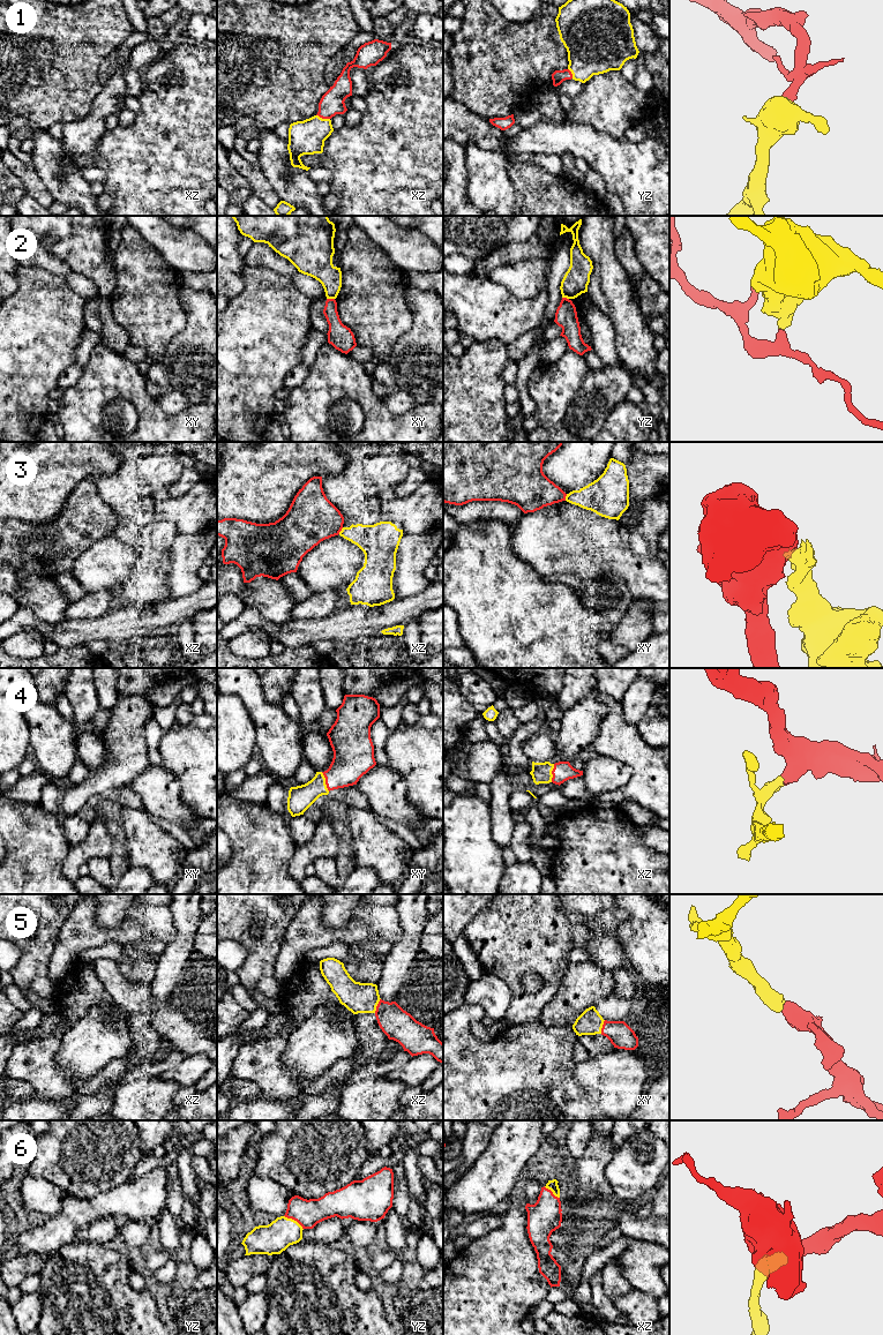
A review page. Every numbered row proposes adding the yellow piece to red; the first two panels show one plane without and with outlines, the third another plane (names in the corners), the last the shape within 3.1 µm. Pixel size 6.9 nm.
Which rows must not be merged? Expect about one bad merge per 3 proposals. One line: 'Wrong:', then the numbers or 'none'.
Wrong: 2, 3

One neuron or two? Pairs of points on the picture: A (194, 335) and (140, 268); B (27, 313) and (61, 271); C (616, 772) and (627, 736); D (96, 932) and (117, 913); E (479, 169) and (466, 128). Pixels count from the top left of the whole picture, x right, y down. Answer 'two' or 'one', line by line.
A: two
B: two
C: two
D: two
E: two

